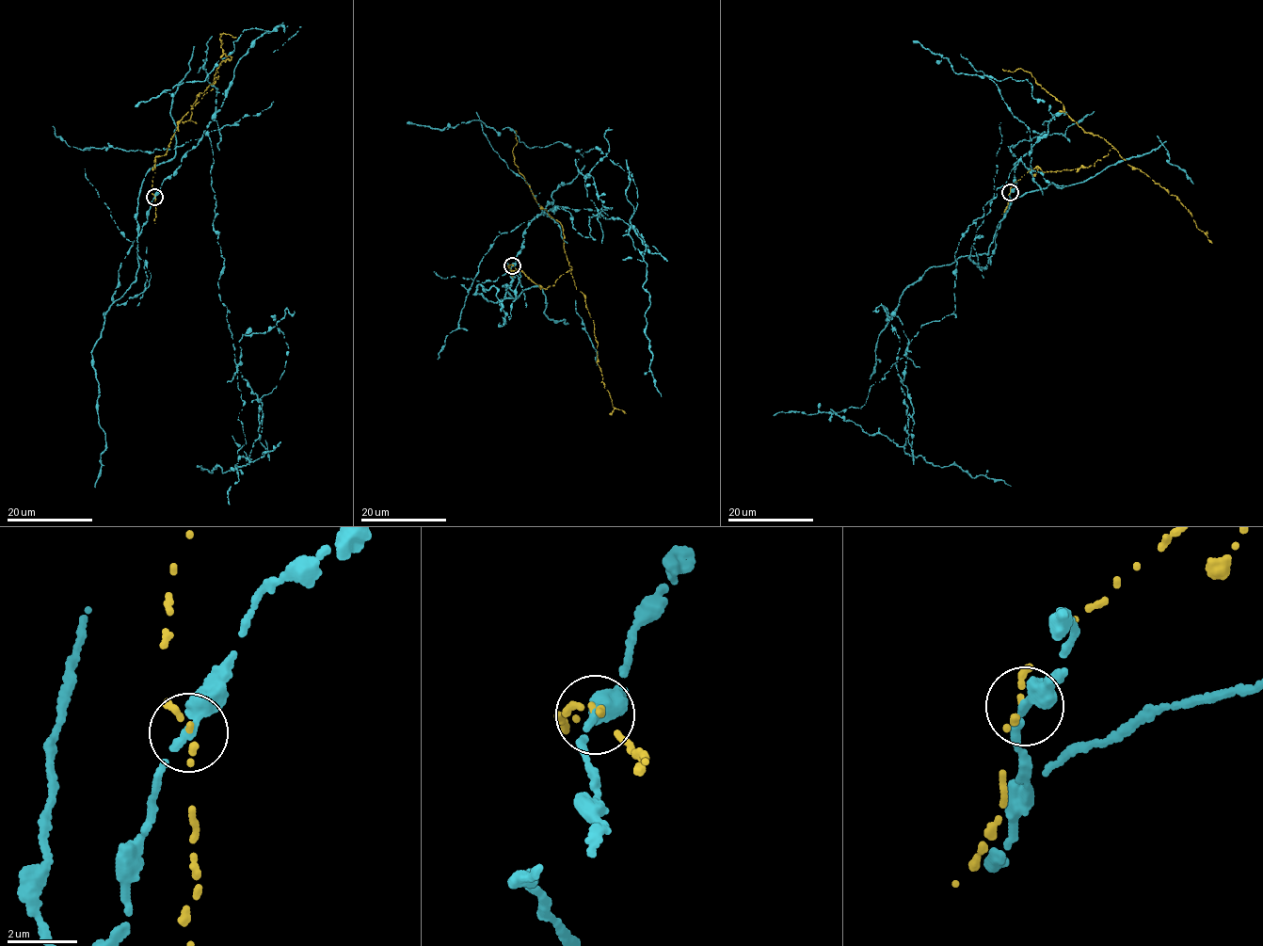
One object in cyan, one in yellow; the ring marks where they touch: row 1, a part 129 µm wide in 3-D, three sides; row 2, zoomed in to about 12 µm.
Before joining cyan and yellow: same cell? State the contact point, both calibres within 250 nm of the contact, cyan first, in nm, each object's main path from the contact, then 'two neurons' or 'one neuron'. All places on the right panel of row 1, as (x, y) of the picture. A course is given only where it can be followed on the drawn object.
at (1010, 192); 280 nm thick on the cyan side, 200 nm on the other; cyan runs (1011, 191), (1020, 157), (954, 252), (953, 312), (924, 324), (914, 336), (903, 383), (903, 450), (1011, 487); yellow runs (1011, 191), (1031, 168), (1037, 167), (1044, 172), (1095, 166), (1111, 148), (1176, 197), (1211, 243); two neurons

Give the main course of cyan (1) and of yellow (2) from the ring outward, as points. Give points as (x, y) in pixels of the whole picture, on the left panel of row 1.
1: (154, 197), (207, 134), (218, 296), (236, 366), (257, 396), (259, 438), (248, 463), (201, 467)
2: (154, 197), (156, 157), (165, 154), (180, 120), (213, 88), (218, 68), (191, 104), (188, 120), (197, 122)

